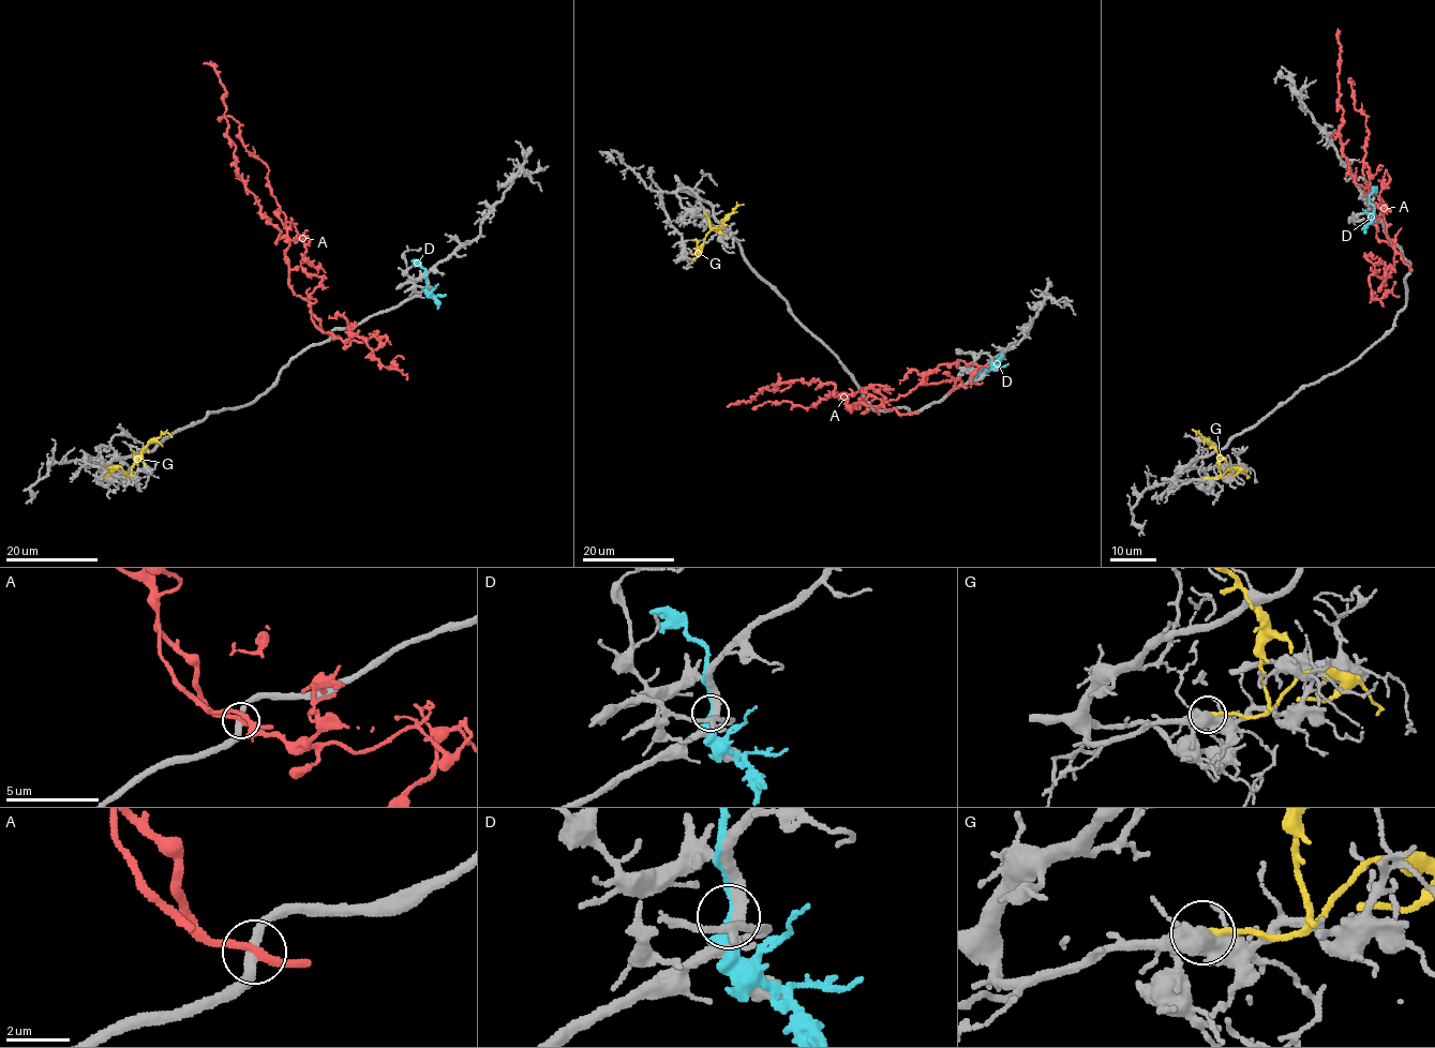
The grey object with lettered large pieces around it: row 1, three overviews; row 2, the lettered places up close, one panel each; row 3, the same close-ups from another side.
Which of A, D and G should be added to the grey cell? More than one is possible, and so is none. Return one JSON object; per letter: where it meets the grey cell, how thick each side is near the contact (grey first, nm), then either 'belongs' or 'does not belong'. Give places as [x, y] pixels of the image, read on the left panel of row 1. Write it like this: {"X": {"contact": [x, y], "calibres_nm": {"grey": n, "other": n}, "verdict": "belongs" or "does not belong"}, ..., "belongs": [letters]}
{"A": {"contact": [331, 334], "calibres_nm": {"grey": 280, "other": 240}, "verdict": "does not belong"}, "D": {"contact": [427, 285], "calibres_nm": {"grey": 240, "other": 200}, "verdict": "does not belong"}, "G": {"contact": [125, 474], "calibres_nm": {"grey": 550, "other": 280}, "verdict": "does not belong"}, "belongs": []}

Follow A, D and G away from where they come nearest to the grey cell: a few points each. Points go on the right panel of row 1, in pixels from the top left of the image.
A: (1409, 269), (1386, 236), (1384, 203), (1372, 190), (1366, 194), (1355, 182), (1341, 151), (1340, 32)
D: (1373, 210), (1369, 197), (1375, 188)
G: (1206, 478), (1220, 477), (1220, 454), (1196, 432), (1196, 435)

